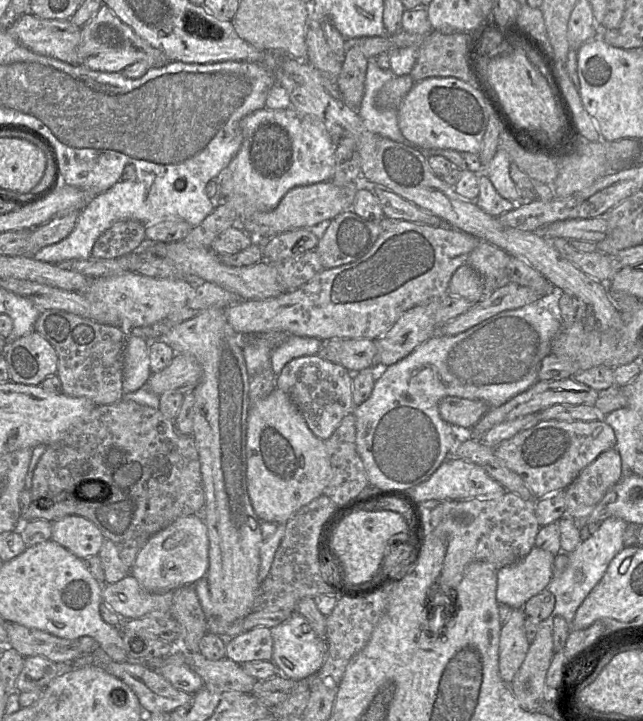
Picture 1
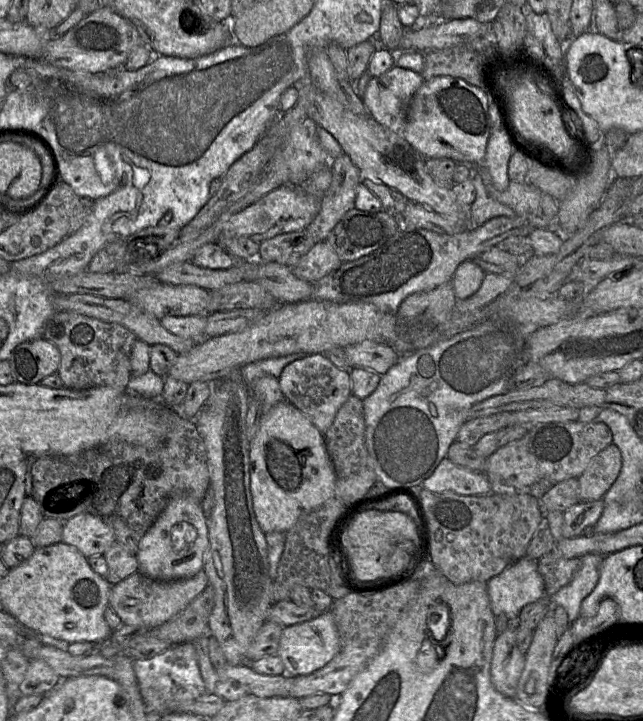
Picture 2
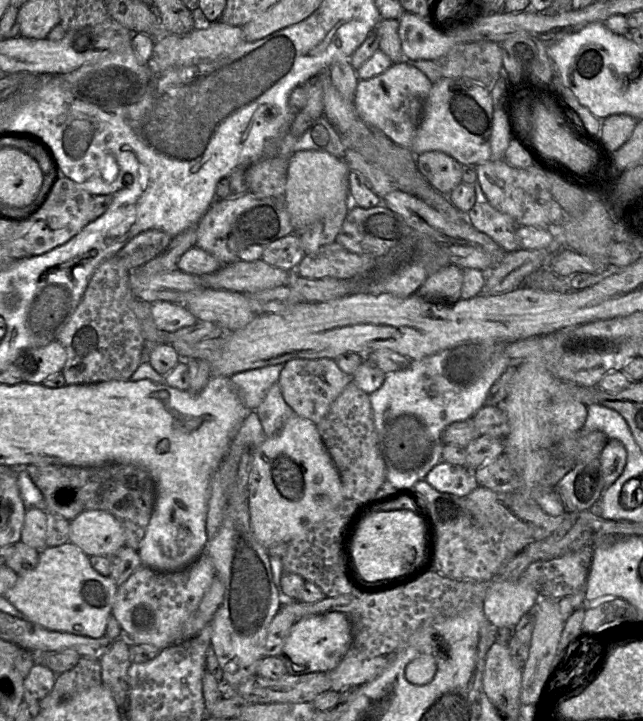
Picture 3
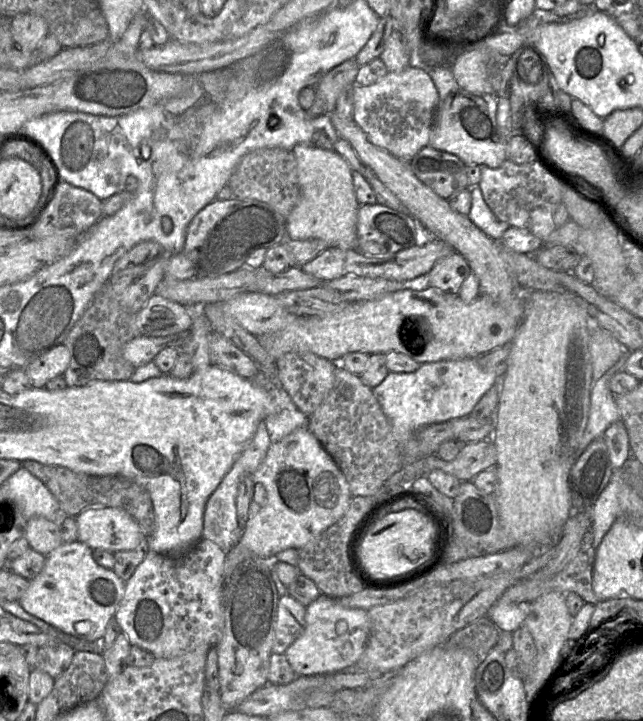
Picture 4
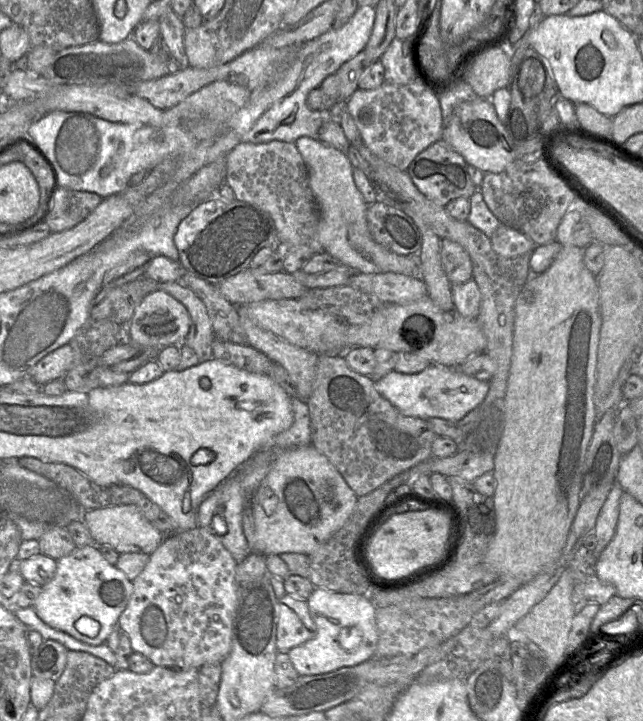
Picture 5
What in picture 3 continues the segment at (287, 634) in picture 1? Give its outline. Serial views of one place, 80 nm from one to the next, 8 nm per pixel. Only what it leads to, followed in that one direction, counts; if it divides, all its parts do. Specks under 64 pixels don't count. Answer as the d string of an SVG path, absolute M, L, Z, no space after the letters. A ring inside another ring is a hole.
M329 612L298 620L291 628L281 657L291 675L329 672L338 666L351 644L352 629L349 616L343 612Z

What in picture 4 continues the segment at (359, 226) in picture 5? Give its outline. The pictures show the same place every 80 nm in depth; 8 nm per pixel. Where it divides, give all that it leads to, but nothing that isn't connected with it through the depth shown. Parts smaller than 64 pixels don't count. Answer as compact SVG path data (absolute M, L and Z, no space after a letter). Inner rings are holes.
M297 144L292 152L298 169L301 197L286 219L286 237L291 240L320 239L328 247L357 250L357 218L360 205L348 163L334 150Z

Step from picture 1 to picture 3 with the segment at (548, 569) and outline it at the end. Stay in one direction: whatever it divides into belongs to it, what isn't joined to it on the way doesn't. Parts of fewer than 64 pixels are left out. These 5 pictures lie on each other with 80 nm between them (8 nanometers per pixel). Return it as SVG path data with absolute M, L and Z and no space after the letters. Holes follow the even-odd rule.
M492 580L483 611L495 627L514 629L521 617L532 611L540 600L538 592L528 582L518 580Z

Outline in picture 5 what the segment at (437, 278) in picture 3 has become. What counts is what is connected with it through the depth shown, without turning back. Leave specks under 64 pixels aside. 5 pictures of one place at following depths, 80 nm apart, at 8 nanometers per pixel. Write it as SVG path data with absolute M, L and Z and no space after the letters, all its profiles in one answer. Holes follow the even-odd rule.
M442 239L440 255L443 269L451 285L461 284L473 278L470 256L460 244Z

